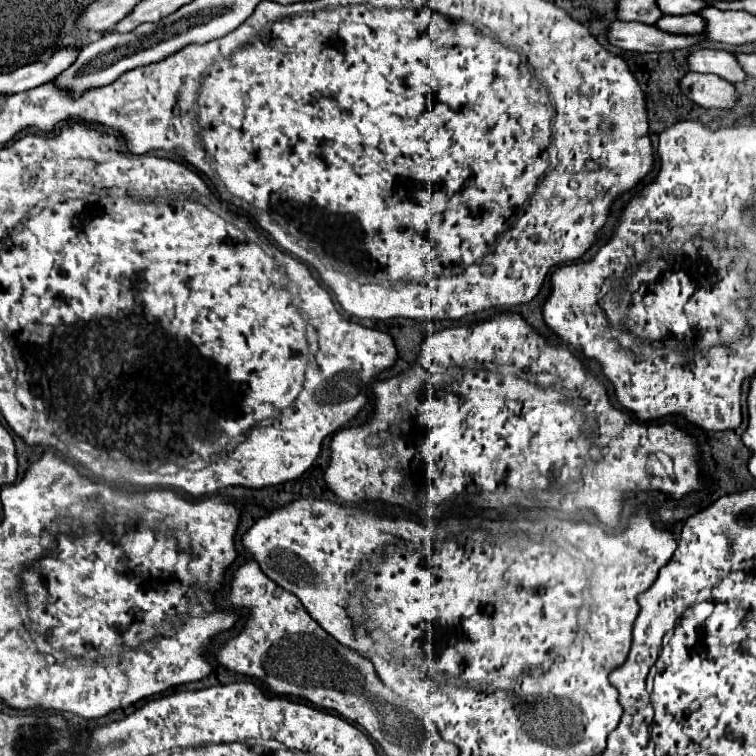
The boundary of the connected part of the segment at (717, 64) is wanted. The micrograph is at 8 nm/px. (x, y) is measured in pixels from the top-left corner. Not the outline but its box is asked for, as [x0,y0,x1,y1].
[686,48,748,82]

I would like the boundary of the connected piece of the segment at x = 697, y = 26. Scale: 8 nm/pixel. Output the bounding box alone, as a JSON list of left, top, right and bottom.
[658,14,706,34]

